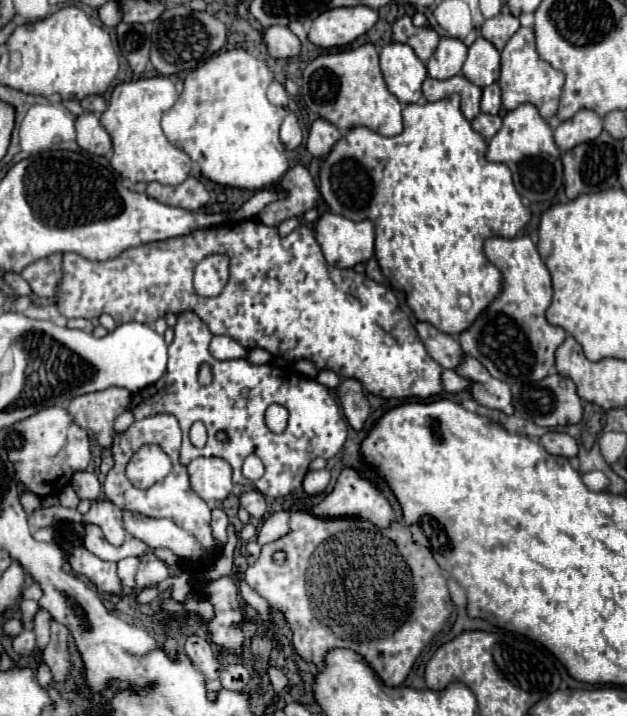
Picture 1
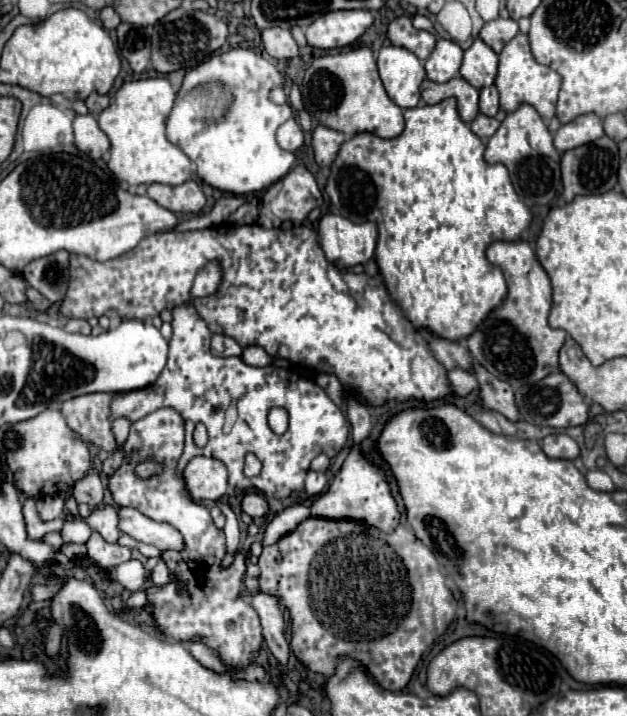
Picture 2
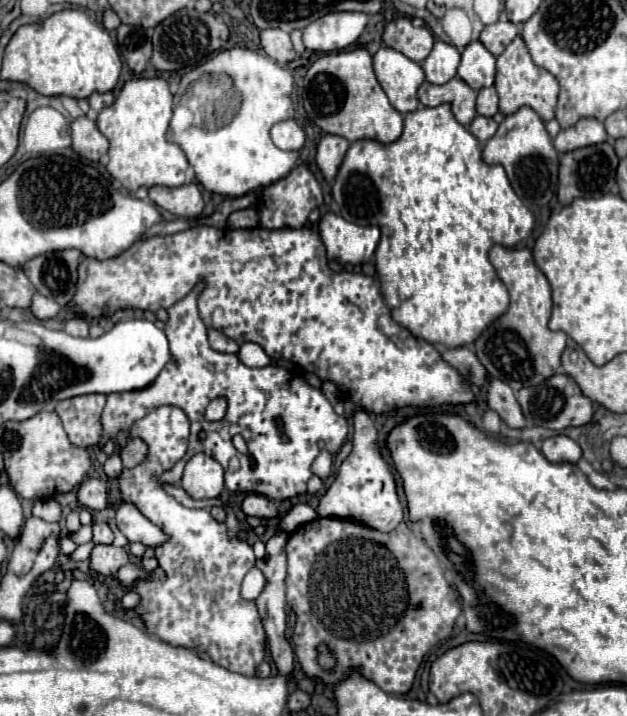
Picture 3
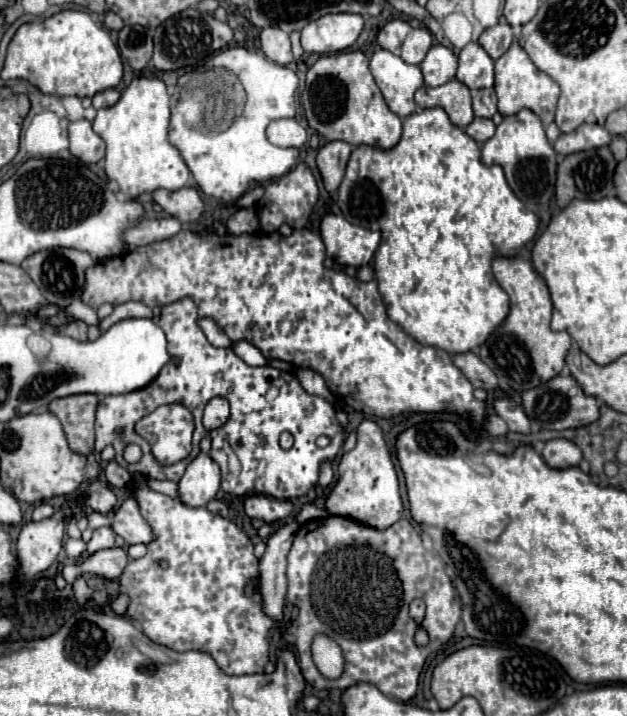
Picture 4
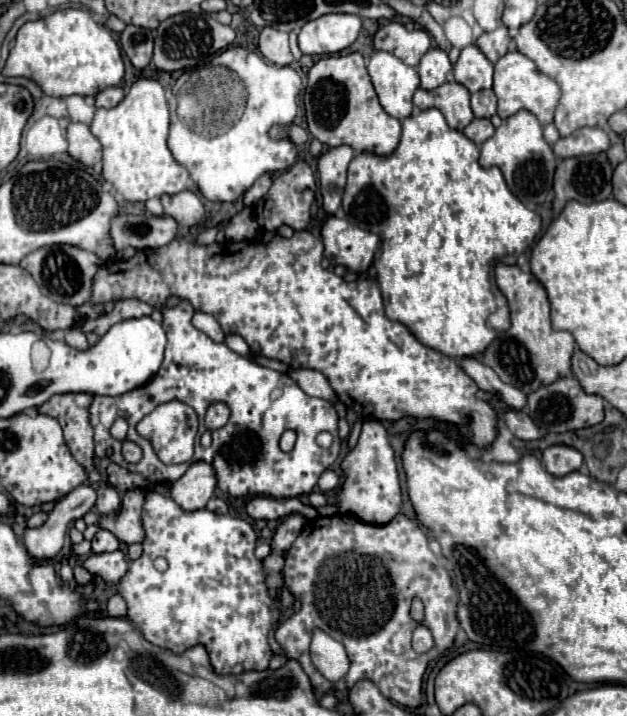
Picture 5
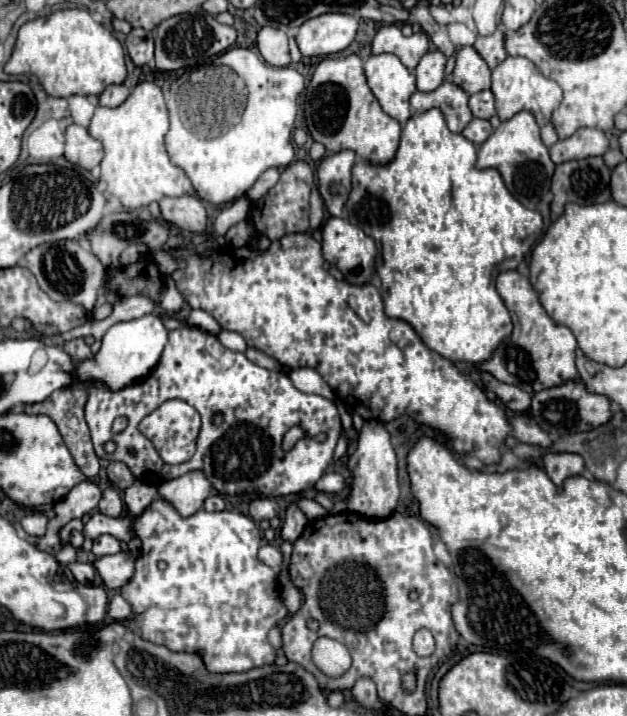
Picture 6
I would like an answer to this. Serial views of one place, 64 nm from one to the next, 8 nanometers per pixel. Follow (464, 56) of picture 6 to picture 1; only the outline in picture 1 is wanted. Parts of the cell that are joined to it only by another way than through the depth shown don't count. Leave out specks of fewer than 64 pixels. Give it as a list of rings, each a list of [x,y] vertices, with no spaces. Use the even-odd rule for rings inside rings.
[[[482,36],[468,48],[466,62],[462,66],[462,74],[476,86],[484,88],[498,80],[500,72],[500,52]]]

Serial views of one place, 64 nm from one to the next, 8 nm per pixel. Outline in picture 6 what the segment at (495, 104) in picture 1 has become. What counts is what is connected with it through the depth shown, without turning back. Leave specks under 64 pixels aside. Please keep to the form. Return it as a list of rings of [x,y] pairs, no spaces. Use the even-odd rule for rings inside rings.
[[[482,90],[478,94],[470,96],[470,110],[474,114],[474,118],[484,118],[488,120],[490,116],[494,116],[494,96],[490,90]]]

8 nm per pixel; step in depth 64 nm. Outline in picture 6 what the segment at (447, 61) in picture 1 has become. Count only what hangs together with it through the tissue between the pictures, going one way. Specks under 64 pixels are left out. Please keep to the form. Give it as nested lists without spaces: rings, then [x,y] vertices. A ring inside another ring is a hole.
[[[438,50],[424,54],[420,64],[414,70],[416,76],[416,88],[420,92],[432,92],[442,84],[442,74],[444,74],[444,64],[446,56],[440,54]]]

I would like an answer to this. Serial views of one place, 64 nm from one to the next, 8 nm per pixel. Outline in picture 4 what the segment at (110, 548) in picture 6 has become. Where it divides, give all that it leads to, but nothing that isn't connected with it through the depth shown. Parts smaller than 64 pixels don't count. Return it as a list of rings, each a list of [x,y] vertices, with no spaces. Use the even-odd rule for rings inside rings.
[[[104,526],[104,528],[94,530],[94,536],[88,542],[88,548],[81,554],[81,557],[88,557],[102,548],[114,548],[114,546],[116,546],[116,536],[108,526]]]

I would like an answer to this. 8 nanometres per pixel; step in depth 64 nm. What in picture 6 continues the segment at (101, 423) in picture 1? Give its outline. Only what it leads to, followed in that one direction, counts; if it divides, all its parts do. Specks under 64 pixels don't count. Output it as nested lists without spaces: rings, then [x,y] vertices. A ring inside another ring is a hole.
[[[74,382],[74,384],[70,384],[70,388],[60,388],[58,392],[52,392],[50,398],[46,398],[44,402],[24,404],[24,412],[26,414],[50,416],[50,420],[54,420],[54,424],[58,426],[58,430],[64,438],[64,444],[68,446],[68,452],[72,454],[80,472],[86,478],[94,478],[94,476],[98,476],[100,462],[98,462],[98,456],[94,454],[90,432],[88,432],[88,426],[86,426],[86,420],[84,420],[84,404],[86,404],[86,398],[88,398],[88,388],[90,388],[90,382]]]

